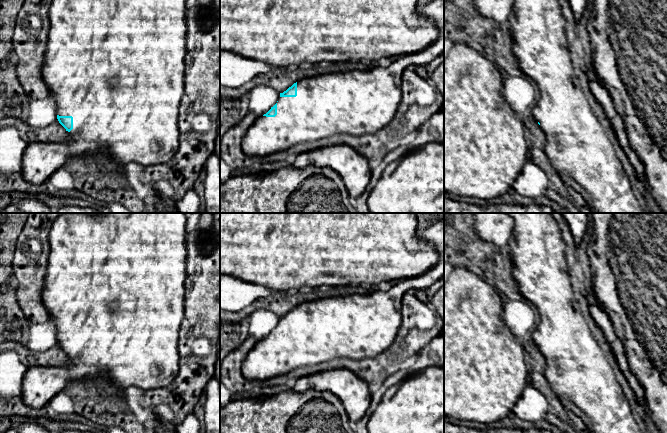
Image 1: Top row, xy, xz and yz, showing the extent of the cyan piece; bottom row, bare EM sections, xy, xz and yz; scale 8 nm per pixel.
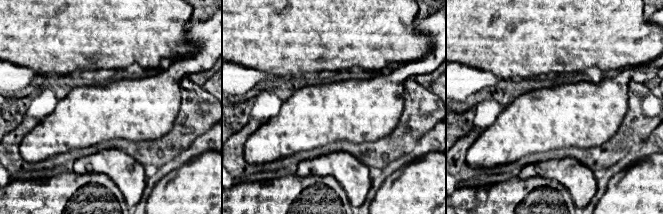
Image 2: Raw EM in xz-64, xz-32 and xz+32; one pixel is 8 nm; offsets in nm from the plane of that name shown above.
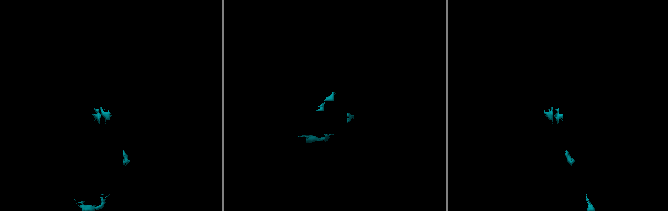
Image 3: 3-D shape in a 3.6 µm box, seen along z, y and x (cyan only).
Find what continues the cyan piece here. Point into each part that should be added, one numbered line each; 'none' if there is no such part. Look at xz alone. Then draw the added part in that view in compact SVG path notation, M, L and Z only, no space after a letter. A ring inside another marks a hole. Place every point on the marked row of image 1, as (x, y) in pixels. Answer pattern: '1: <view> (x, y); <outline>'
1: xz (356, 102); M433 0L417 13L431 19L437 27L437 38L421 51L398 56L387 67L375 67L372 70L354 70L348 72L330 72L324 75L304 78L297 81L296 97L279 97L275 117L257 117L242 139L242 151L247 156L265 156L288 150L305 142L327 138L336 134L365 135L381 130L395 117L402 99L402 74L409 65L428 64L444 52L444 0Z

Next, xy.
1: xy (117, 67); M52 0L49 5L49 21L47 48L42 63L42 77L55 96L59 116L72 116L73 129L69 132L72 141L68 143L30 143L26 146L22 158L23 178L32 184L41 185L49 177L65 167L66 163L77 156L101 155L103 161L119 167L128 164L153 166L168 161L177 152L179 146L178 115L180 102L184 95L184 70L186 48L186 0Z

